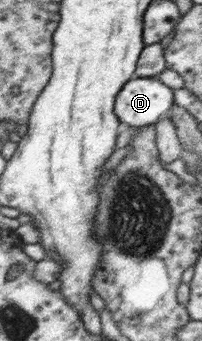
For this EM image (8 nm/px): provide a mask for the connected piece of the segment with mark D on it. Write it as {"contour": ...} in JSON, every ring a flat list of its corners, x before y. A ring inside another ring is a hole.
{"contour":[[134,78,116,96,116,118,134,128,155,125,157,117,171,107,171,89,154,78]]}

